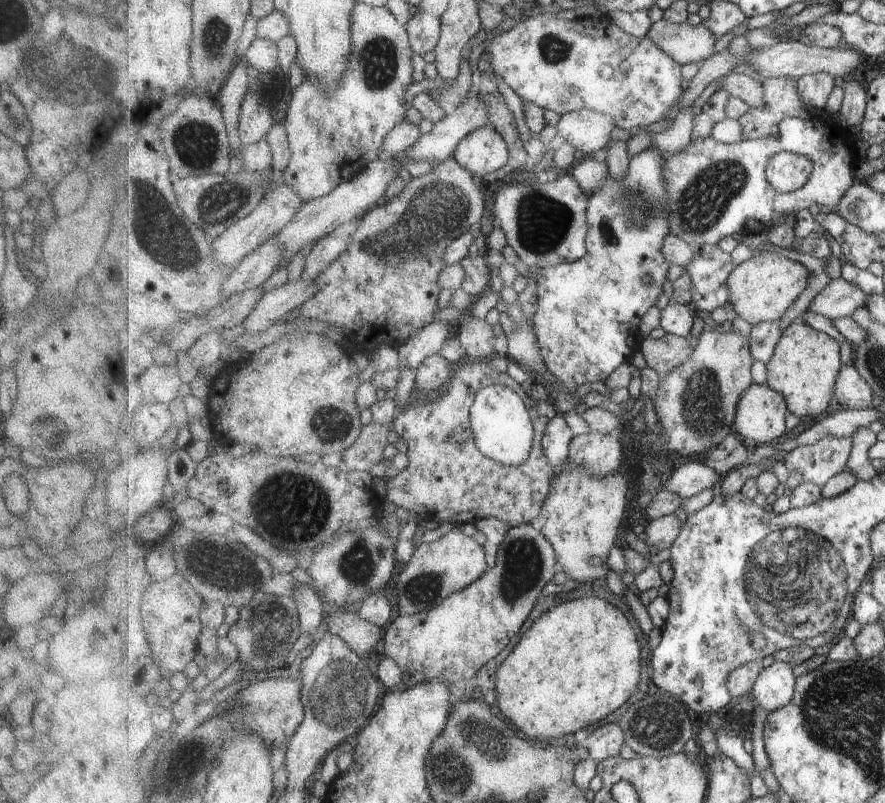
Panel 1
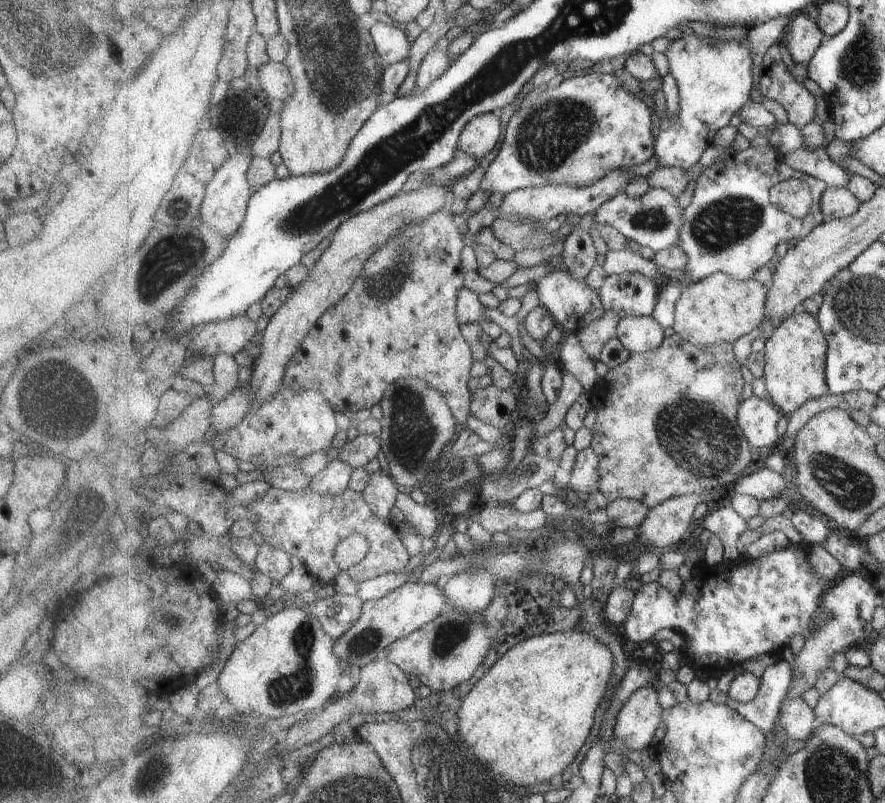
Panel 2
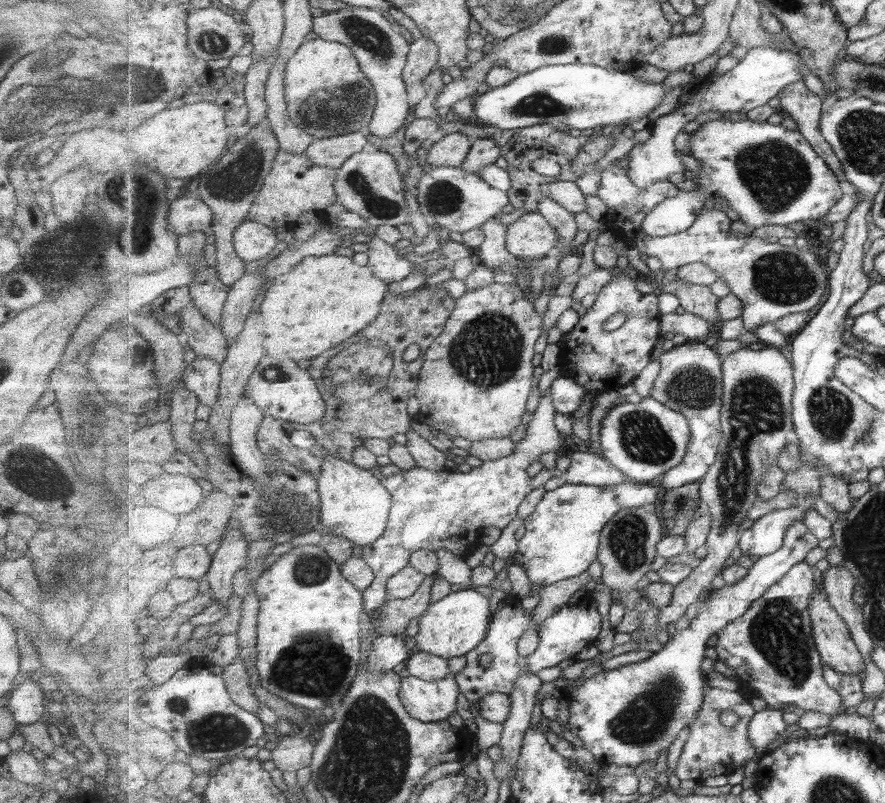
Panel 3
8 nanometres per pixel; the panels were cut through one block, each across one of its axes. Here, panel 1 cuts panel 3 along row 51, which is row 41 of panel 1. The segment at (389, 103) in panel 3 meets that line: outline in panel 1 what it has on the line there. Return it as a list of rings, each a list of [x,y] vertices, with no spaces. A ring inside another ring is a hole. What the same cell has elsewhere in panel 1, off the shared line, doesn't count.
[[[359,1],[353,10],[353,54],[349,57],[349,70],[337,86],[321,88],[315,86],[317,80],[302,80],[300,86],[292,94],[286,126],[292,156],[287,170],[282,172],[284,183],[287,183],[305,202],[329,196],[342,182],[351,180],[368,164],[377,161],[381,148],[385,144],[387,134],[395,126],[405,123],[407,106],[405,94],[413,84],[413,66],[411,57],[414,55],[407,25],[401,26],[399,20],[389,12],[387,7],[376,7]]]

